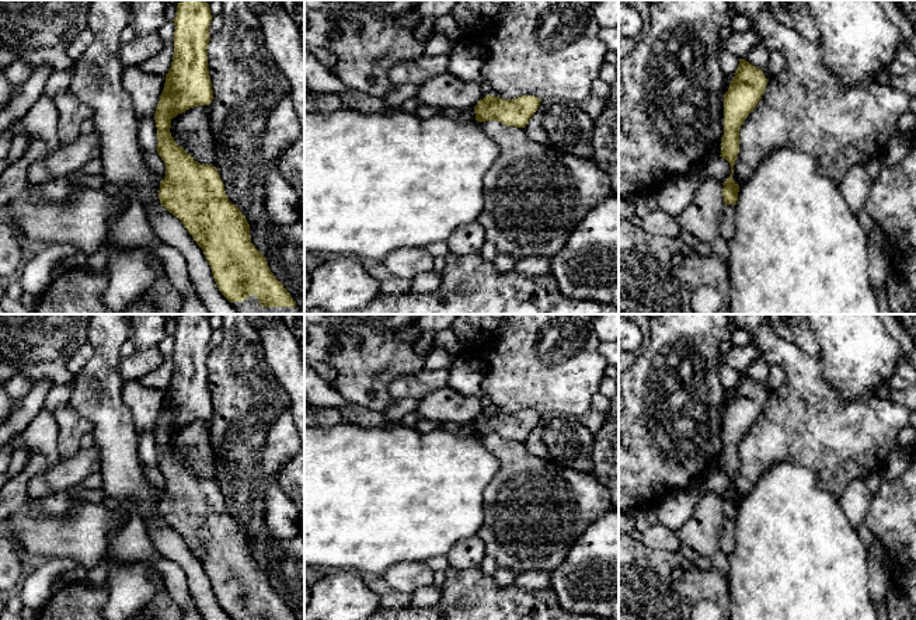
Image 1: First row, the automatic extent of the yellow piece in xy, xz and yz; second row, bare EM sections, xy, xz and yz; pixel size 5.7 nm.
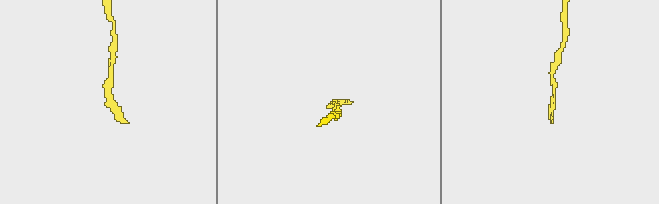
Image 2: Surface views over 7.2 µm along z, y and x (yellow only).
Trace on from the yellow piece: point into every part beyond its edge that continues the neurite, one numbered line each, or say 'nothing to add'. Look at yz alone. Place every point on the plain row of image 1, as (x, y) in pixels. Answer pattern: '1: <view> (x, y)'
nothing to add

